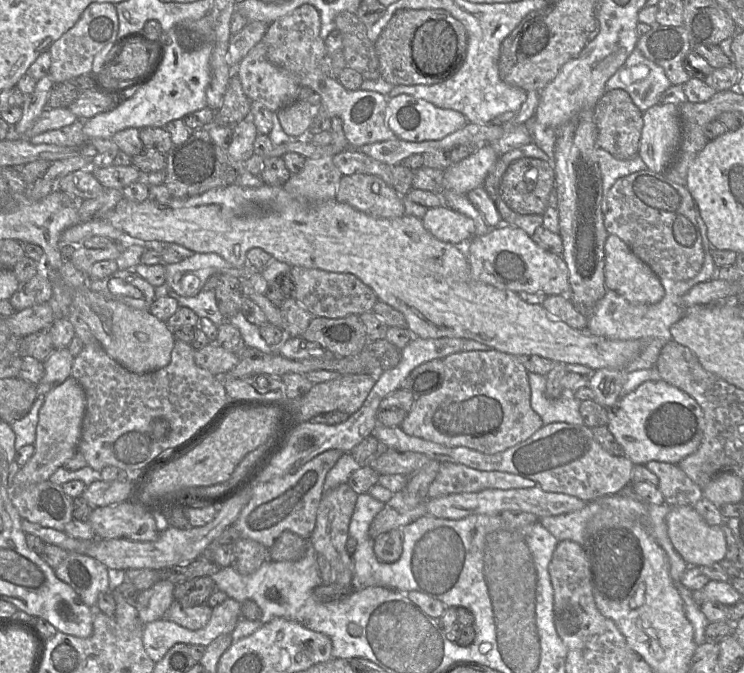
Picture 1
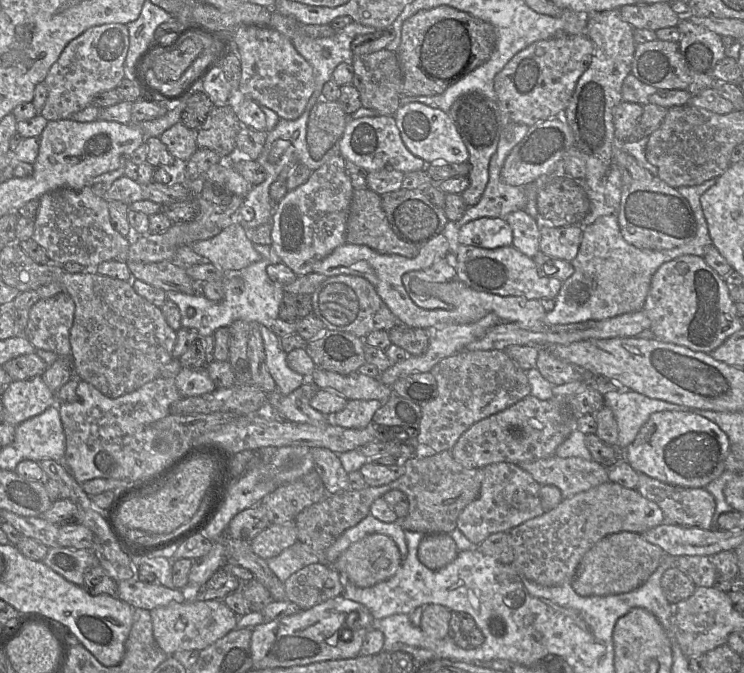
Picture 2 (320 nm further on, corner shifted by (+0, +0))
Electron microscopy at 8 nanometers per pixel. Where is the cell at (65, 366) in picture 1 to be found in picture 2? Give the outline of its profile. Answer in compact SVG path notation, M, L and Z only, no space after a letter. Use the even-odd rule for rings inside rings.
M42 376L12 381L1 395L3 422L17 426L57 405L57 395L45 384Z

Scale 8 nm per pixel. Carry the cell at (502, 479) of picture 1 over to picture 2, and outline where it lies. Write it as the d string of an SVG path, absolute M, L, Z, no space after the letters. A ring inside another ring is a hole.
M498 462L477 469L481 469L480 493L461 511L456 526L475 546L493 533L509 532L512 528L544 513L539 496L541 485L518 465L510 462Z

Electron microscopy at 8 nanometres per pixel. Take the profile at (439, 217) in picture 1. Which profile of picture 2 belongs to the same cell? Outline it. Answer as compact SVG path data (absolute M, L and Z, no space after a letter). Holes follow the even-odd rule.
M479 218L459 229L459 243L484 249L512 246L513 233L509 224L500 218Z

